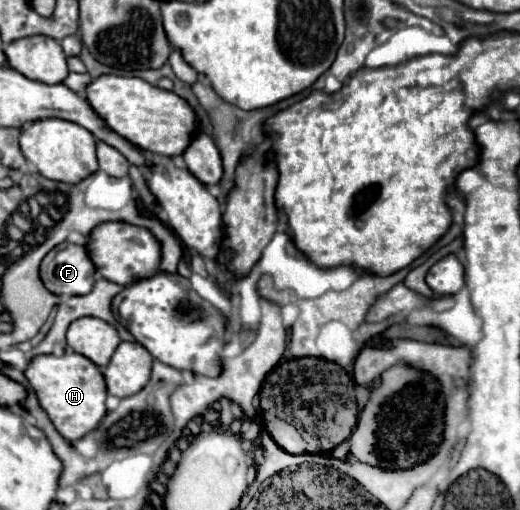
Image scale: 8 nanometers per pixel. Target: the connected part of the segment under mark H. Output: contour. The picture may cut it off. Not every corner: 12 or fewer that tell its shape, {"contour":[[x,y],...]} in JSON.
{"contour":[[36,356],[26,378],[70,442],[108,412],[90,358]]}

